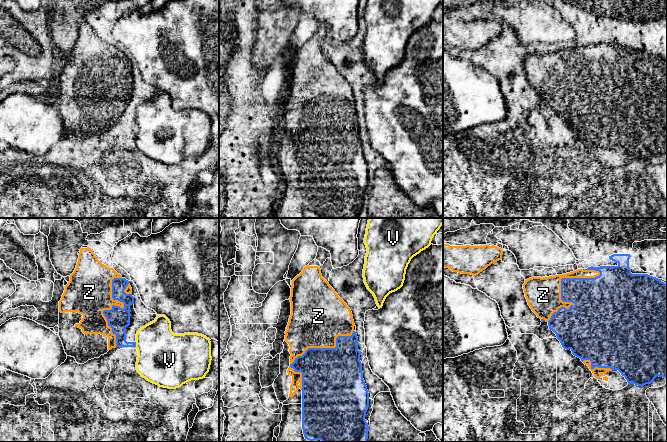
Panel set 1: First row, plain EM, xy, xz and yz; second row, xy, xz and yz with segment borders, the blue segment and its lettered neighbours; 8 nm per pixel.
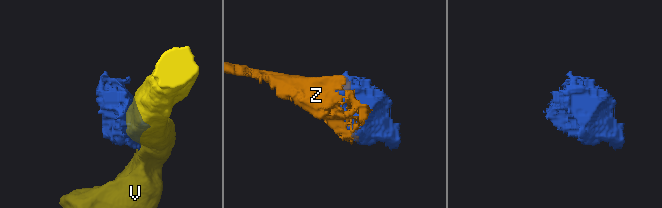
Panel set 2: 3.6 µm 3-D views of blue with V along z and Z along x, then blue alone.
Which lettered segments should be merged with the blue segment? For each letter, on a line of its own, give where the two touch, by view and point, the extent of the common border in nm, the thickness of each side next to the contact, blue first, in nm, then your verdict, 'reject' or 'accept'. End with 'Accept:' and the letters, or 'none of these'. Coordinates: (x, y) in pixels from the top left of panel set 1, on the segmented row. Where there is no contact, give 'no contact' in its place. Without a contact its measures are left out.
V: xy (135, 344) | 40 nm | 180/420 nm | reject
Z: yz (561, 288) | 600 nm | 300/280 nm | accept
Accept: Z

